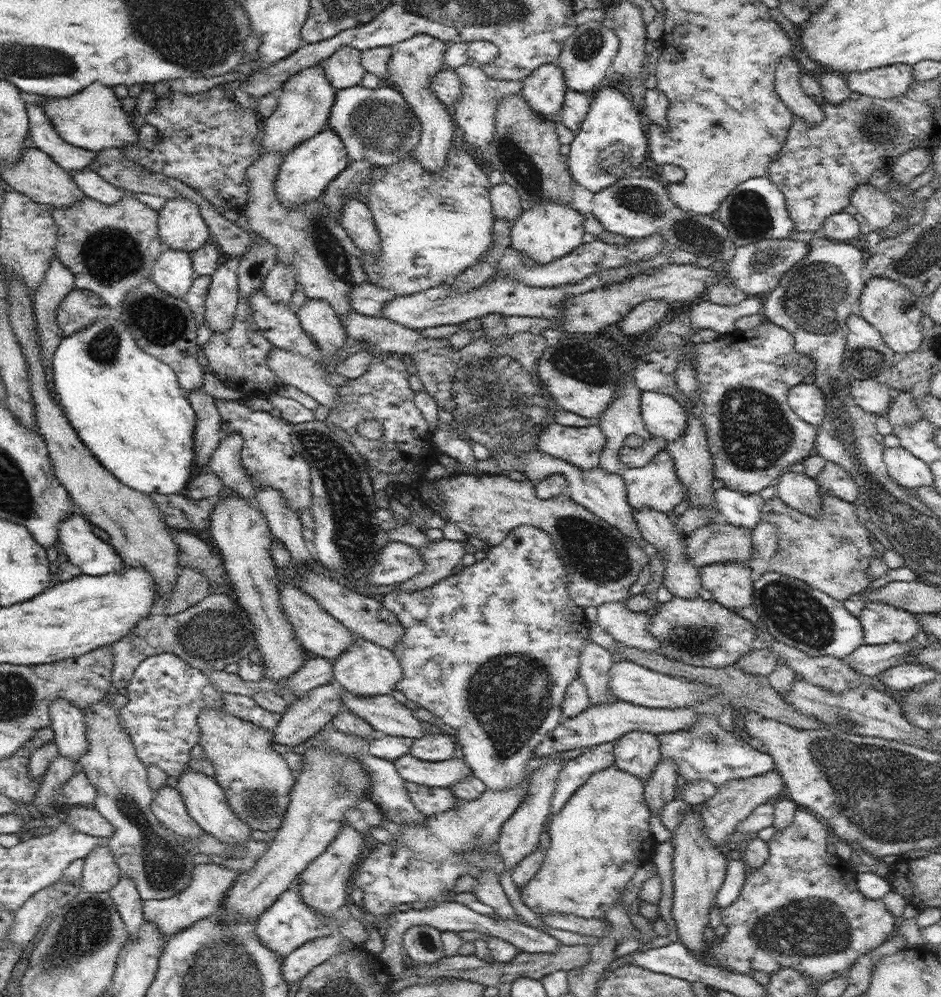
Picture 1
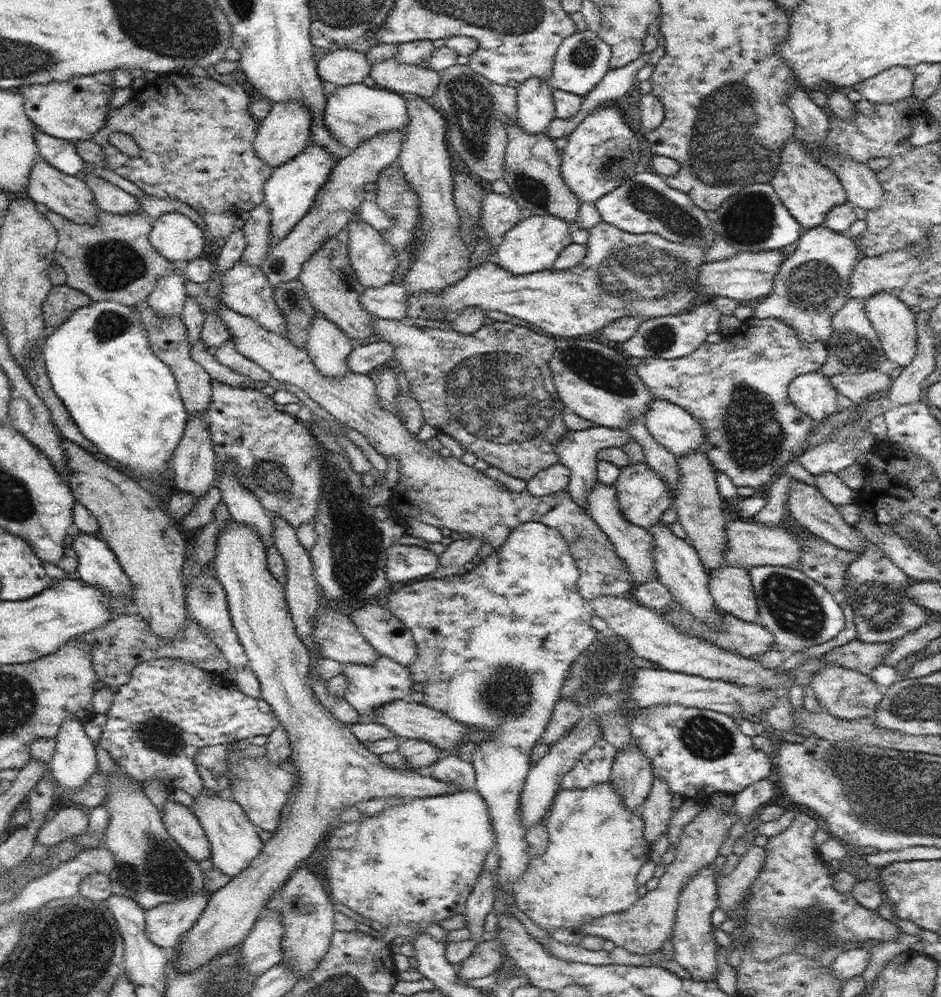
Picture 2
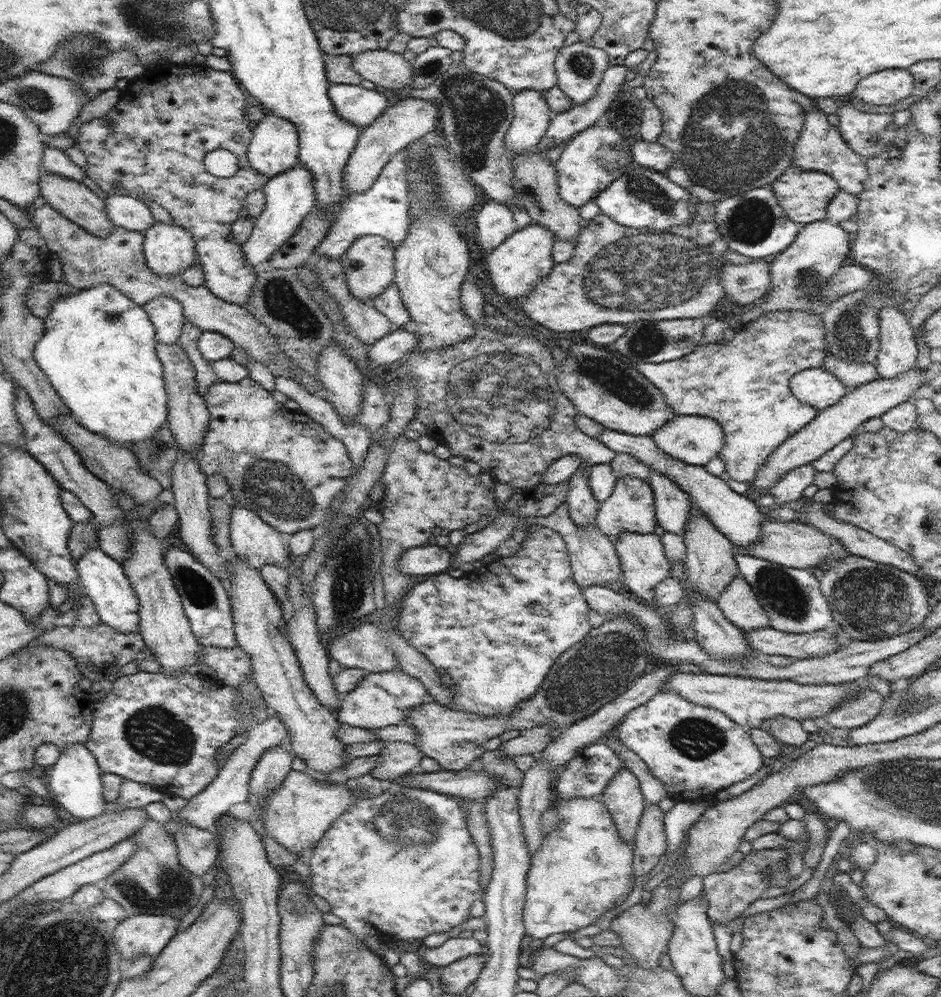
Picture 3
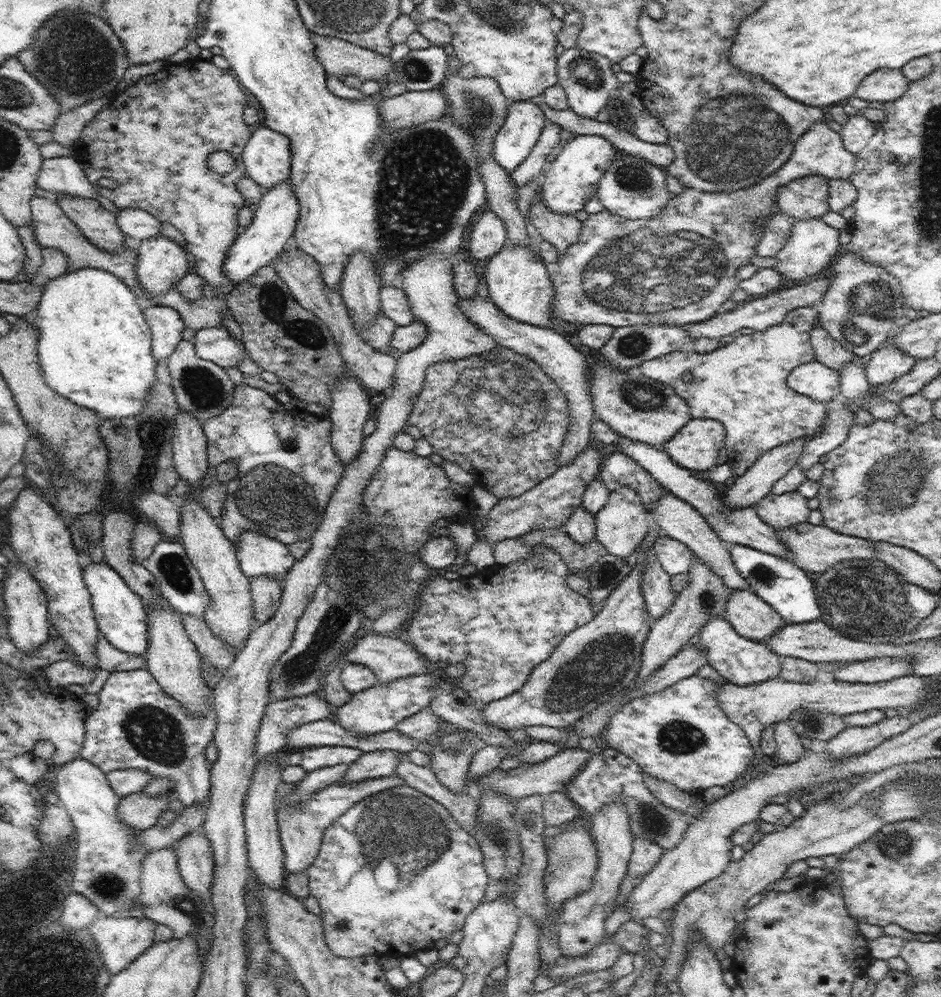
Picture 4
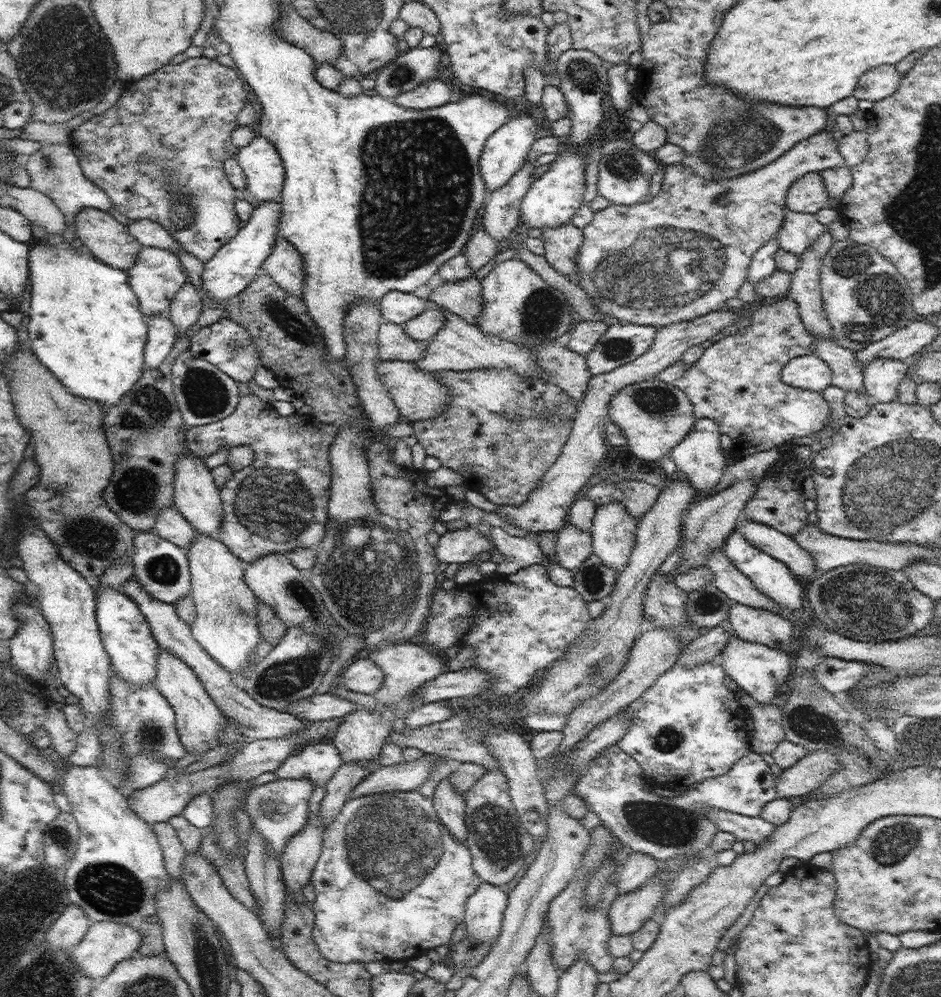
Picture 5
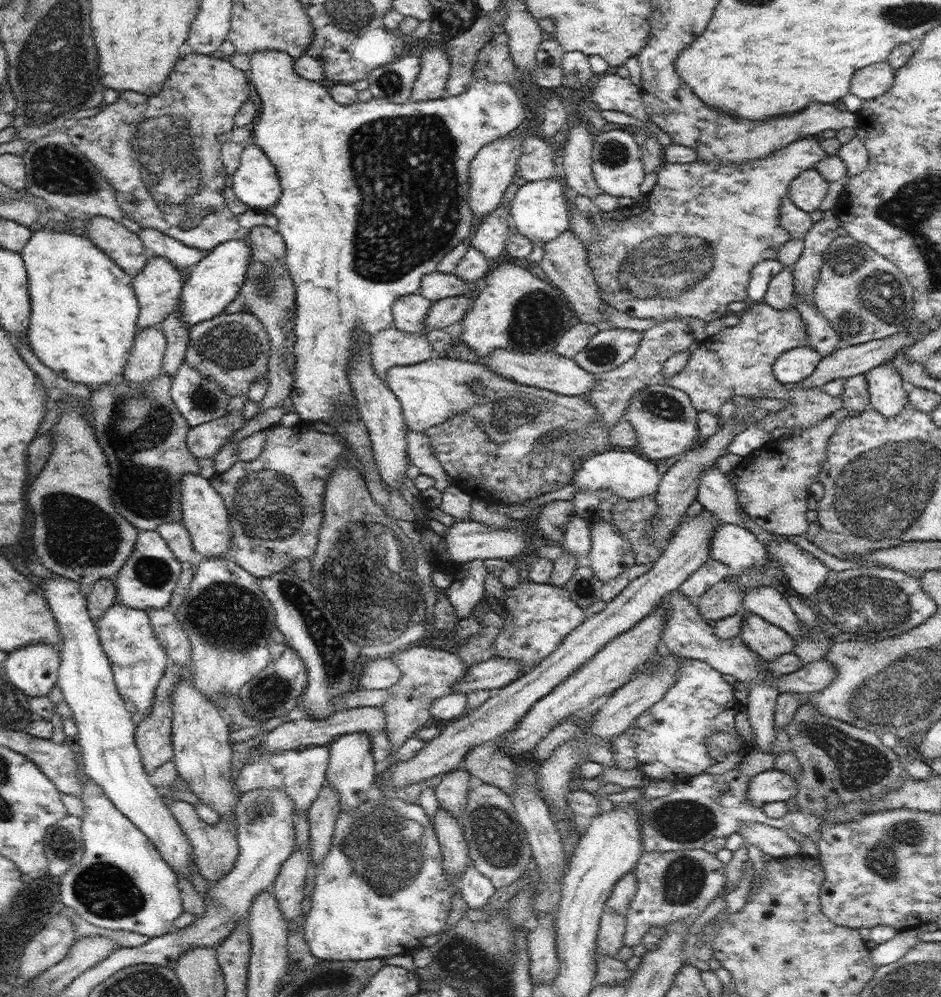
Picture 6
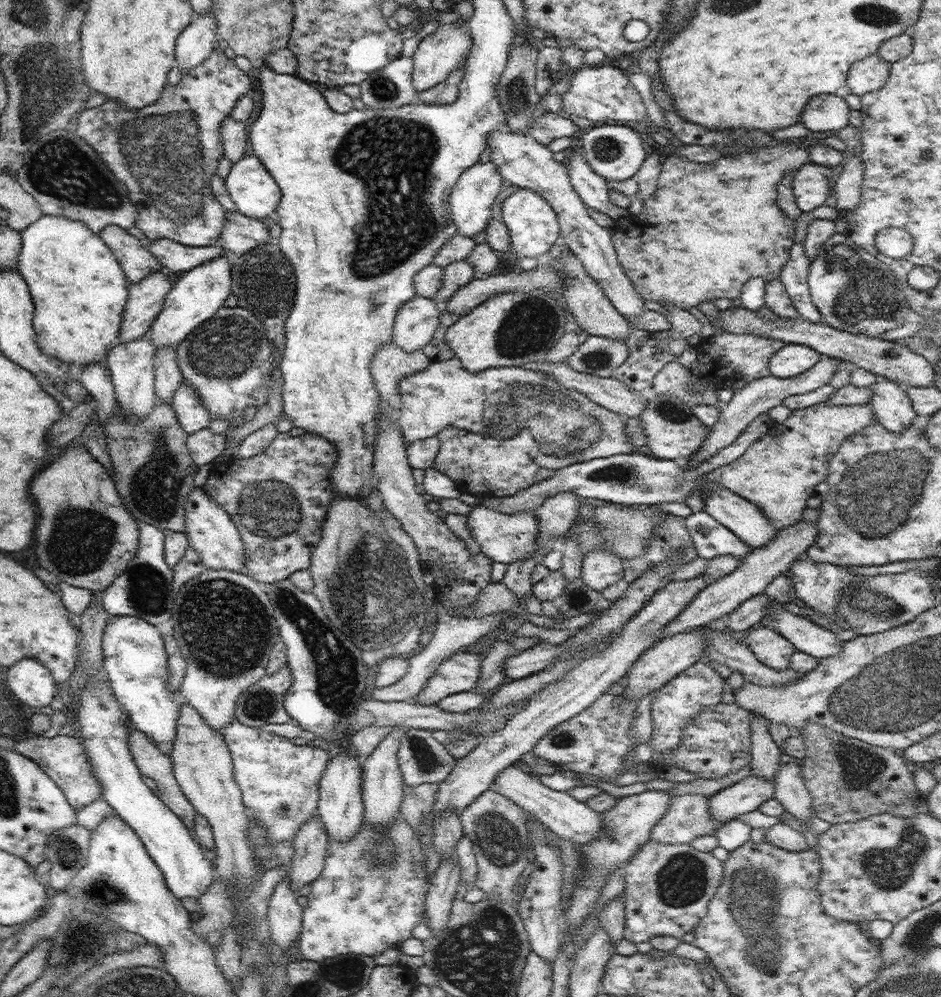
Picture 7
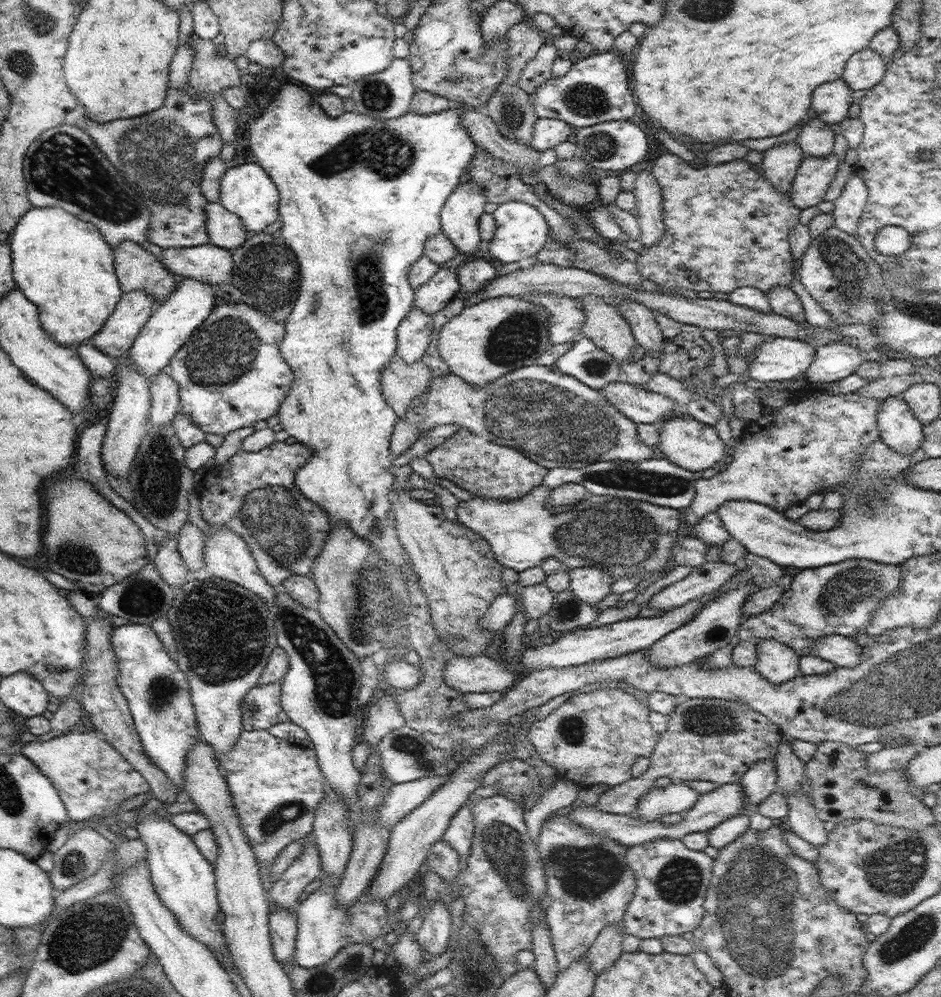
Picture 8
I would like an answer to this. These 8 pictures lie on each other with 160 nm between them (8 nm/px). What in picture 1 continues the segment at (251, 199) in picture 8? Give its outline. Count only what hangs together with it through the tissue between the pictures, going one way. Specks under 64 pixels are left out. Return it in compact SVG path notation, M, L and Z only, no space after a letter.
M322 63L305 68L298 74L291 76L284 83L281 92L277 94L277 107L267 117L264 131L262 131L264 134L263 143L268 152L278 151L285 156L287 152L304 143L305 140L317 135L324 128L324 124L329 122L337 89L331 86Z

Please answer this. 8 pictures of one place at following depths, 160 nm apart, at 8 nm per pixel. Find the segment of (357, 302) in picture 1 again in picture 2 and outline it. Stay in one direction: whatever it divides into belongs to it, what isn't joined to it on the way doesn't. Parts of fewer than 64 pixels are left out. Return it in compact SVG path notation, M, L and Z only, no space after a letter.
M394 282L378 288L365 287L361 303L374 317L402 322L408 319L406 286Z

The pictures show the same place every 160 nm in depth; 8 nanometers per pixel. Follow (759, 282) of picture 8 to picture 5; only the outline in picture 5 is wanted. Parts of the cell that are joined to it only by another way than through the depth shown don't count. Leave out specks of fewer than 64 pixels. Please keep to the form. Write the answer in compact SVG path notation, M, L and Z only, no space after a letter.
M826 131L800 139L774 162L732 179L706 181L681 162L666 165L662 189L657 196L636 206L612 203L596 212L594 220L583 229L583 244L577 260L579 284L602 315L620 323L660 328L722 311L746 282L752 258L764 244L776 238L783 224L787 191L793 182L809 172L845 165L838 141Z

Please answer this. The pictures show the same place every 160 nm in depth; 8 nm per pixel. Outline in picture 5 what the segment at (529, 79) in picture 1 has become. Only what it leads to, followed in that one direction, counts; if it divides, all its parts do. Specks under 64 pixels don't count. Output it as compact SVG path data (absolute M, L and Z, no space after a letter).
M518 110L505 125L493 132L486 141L480 157L480 176L486 184L486 192L490 193L506 186L512 176L522 168L530 146L536 140L536 122L528 113Z

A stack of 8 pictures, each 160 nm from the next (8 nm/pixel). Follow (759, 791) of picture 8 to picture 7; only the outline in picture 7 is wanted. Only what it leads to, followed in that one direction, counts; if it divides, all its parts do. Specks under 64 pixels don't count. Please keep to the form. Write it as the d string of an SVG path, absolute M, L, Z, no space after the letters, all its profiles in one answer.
M751 712L754 717L754 724L750 726L752 729L751 738L751 775L763 779L773 779L781 764L779 763L780 755L783 753L778 744L772 740L768 726L770 722L762 716L762 713Z

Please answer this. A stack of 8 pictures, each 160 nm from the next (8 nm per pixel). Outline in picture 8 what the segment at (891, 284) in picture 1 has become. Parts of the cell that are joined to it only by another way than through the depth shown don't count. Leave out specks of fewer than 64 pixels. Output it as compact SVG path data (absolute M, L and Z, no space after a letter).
M901 394L883 400L877 410L880 438L894 451L910 454L920 450L923 424L914 416Z

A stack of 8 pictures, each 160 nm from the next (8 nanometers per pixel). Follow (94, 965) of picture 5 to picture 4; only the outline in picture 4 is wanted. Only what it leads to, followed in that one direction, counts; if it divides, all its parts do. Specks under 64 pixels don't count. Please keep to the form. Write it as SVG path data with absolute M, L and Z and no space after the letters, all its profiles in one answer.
M99 915L94 923L88 927L90 936L98 943L98 950L106 968L112 975L122 972L130 962L134 962L143 952L146 952L154 943L154 930L157 922L149 918L116 918Z

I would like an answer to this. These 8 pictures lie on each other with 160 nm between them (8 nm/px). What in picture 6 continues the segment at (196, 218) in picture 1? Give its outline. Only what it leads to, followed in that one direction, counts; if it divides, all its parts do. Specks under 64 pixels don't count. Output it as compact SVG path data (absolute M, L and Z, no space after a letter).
M150 255L146 266L133 277L133 289L140 305L138 321L136 321L138 330L154 327L155 324L164 322L177 309L183 283L184 277L167 258Z

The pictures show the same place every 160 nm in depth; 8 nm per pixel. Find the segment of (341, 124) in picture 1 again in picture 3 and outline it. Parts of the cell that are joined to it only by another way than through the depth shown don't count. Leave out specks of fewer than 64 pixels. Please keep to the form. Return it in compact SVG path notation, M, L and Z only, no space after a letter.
M332 83L328 87L328 96L338 116L355 124L360 132L389 107L384 94L360 85Z

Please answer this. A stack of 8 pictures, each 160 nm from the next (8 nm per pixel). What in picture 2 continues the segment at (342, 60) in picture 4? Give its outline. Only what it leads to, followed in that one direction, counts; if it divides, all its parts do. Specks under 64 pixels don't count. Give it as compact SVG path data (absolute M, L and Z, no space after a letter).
M395 57L382 62L372 62L369 76L375 80L377 87L404 93L409 96L418 95L419 97L432 98L437 91L440 75L432 69L416 66L414 64L404 64L398 62Z

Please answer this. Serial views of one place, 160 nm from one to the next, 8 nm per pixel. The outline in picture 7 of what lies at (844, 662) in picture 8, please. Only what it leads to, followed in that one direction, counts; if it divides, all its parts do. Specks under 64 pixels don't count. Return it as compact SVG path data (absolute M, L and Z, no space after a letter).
M772 601L767 608L767 615L772 616L771 626L798 651L818 660L840 654L843 645L836 634L803 614L794 614L792 610L786 610L782 603Z

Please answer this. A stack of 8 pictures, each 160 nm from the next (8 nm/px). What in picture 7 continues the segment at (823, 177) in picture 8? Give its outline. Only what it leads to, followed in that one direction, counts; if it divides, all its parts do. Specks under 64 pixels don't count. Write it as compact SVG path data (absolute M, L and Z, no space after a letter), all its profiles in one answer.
M806 162L794 175L793 192L798 209L811 212L829 198L829 179L836 172L832 167Z

